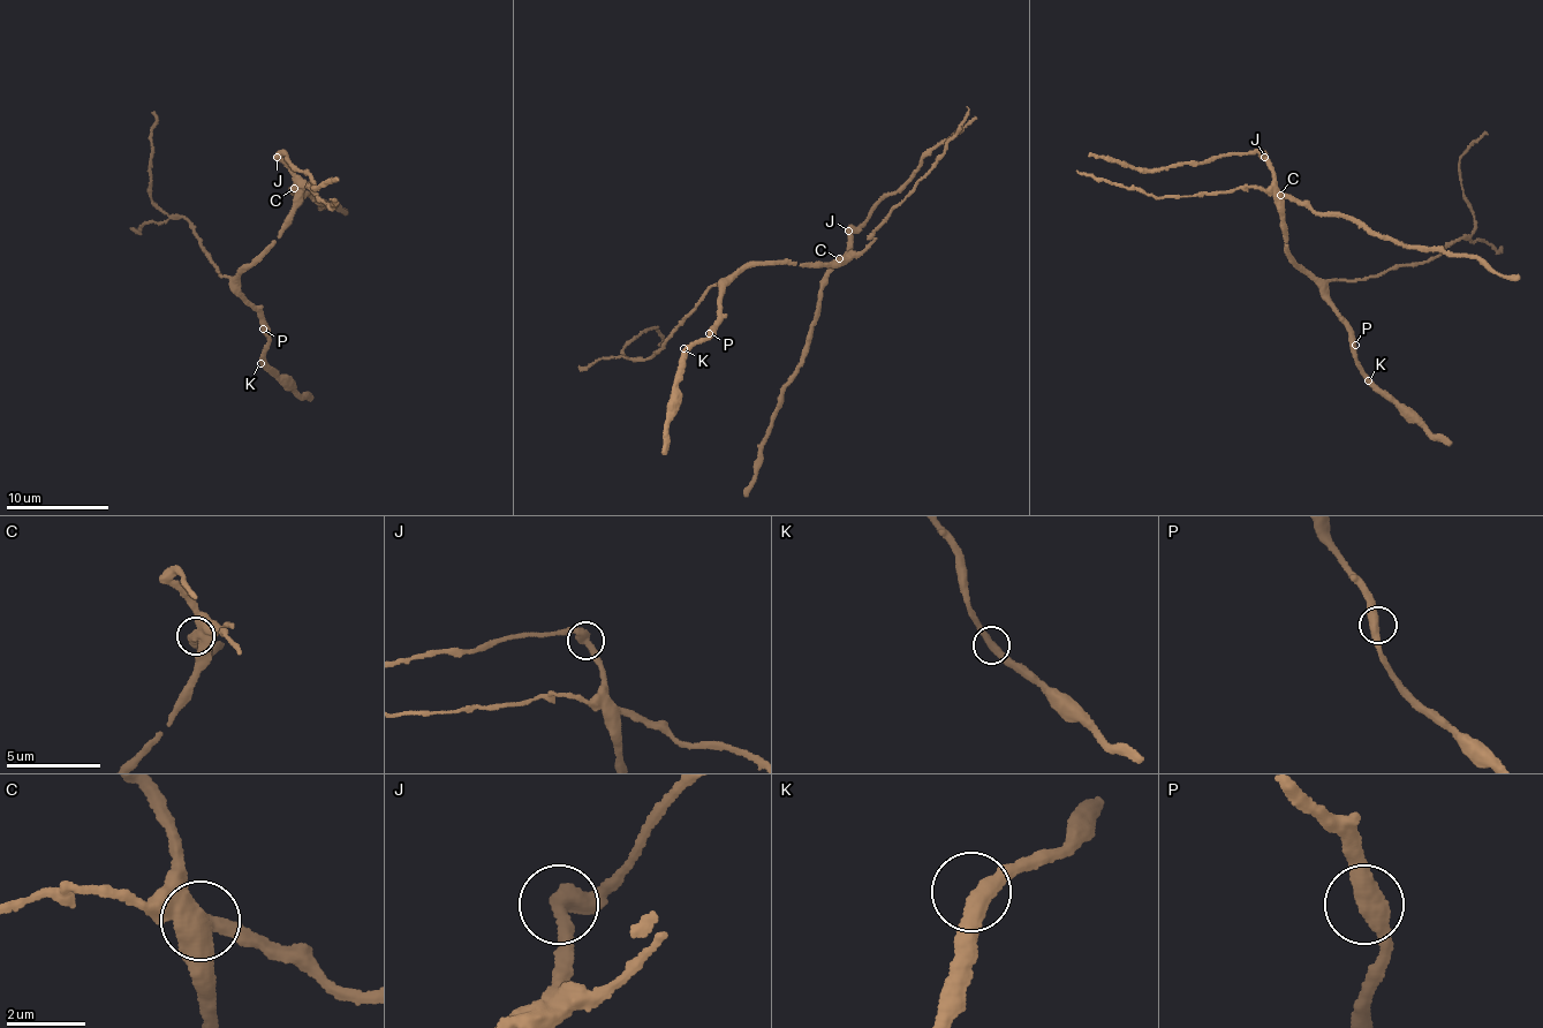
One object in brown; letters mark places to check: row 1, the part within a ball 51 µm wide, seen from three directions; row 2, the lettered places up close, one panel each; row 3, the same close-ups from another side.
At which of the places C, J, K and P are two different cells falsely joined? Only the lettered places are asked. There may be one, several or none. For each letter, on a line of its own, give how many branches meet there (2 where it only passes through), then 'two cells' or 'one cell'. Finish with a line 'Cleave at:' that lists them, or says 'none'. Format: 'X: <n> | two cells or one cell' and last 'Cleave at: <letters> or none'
C: 3 | two cells
J: 2 | two cells
K: 2 | one cell
P: 2 | one cell
Cleave at: C, J

